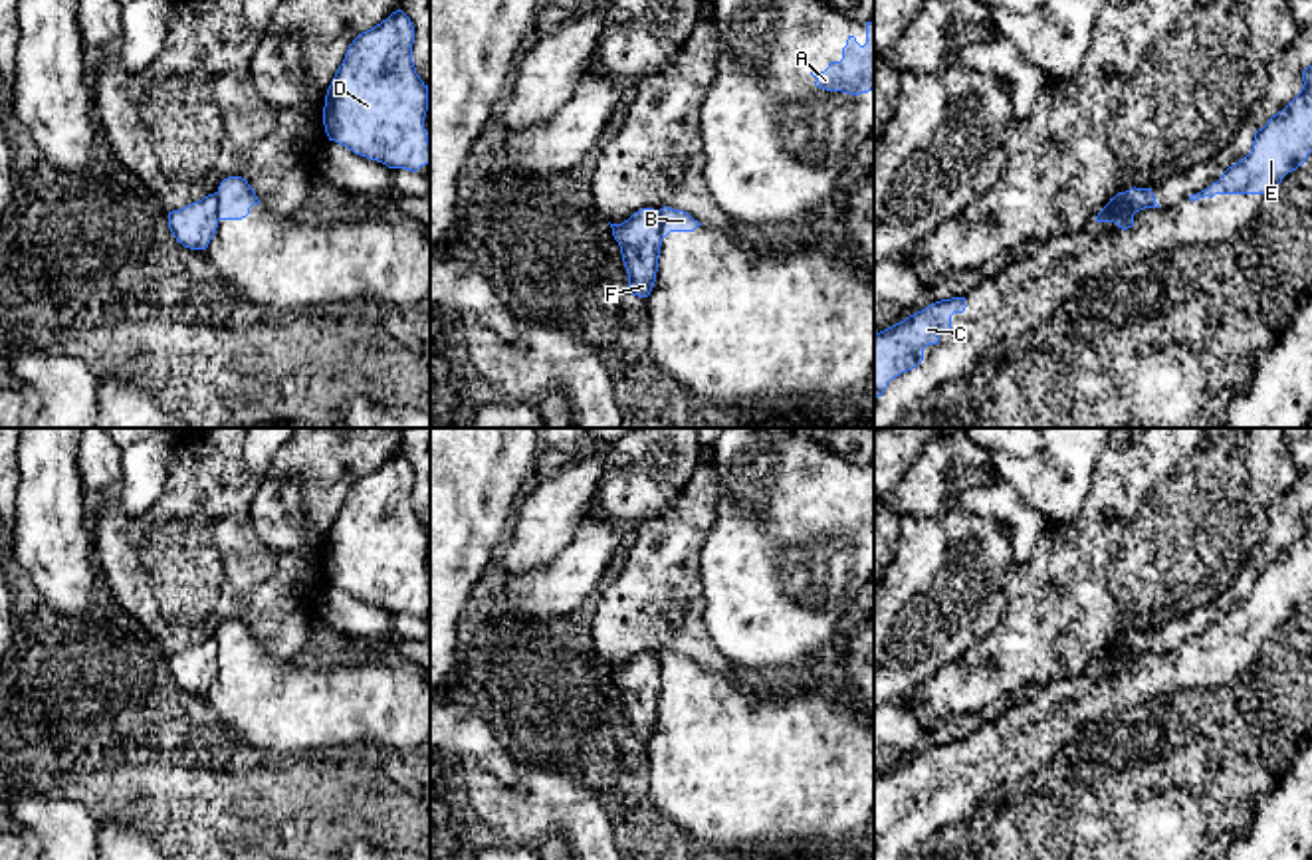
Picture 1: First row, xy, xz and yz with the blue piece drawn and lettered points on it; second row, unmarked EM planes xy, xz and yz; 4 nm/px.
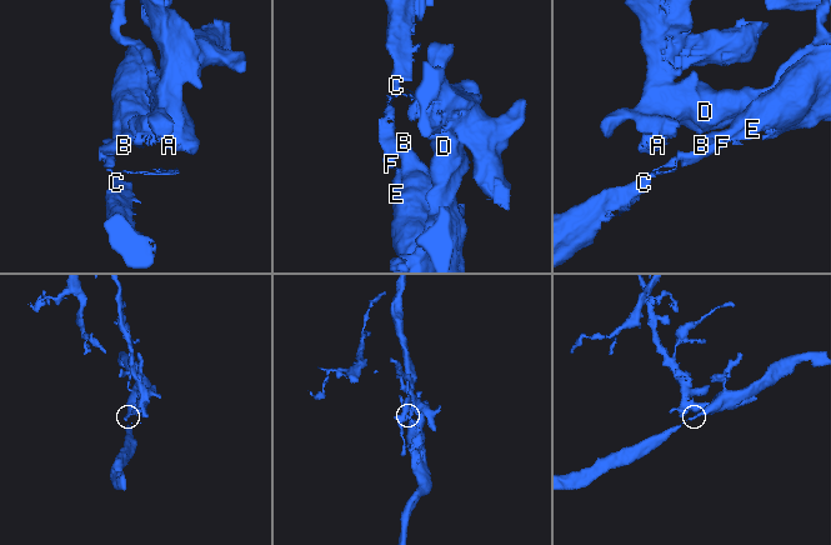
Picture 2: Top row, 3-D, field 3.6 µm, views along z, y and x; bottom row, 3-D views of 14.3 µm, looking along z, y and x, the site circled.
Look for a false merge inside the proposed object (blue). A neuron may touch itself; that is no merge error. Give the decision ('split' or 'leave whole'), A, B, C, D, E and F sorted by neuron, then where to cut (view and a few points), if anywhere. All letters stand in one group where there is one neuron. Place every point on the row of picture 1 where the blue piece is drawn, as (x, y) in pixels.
split; groups A B C D E / F; cut xy (215, 193), (218, 218)

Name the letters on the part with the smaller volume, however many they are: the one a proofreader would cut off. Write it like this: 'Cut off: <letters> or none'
Cut off: F

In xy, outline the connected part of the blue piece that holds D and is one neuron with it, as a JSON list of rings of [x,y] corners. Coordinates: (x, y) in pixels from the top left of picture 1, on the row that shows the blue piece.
[[[402,10],[359,34],[327,89],[323,125],[329,141],[355,155],[416,172],[430,162],[430,143],[424,129],[428,85],[416,73],[412,44],[414,26]]]

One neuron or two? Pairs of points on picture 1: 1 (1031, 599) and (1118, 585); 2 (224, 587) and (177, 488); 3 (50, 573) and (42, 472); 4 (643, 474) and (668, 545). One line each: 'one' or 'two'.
1: one
2: one
3: one
4: two

